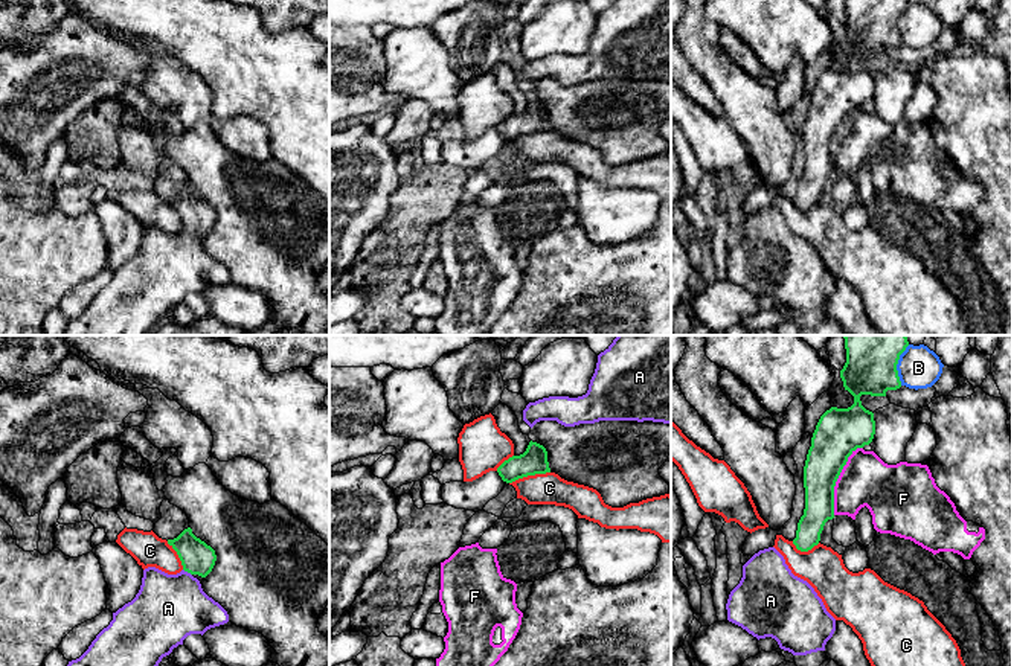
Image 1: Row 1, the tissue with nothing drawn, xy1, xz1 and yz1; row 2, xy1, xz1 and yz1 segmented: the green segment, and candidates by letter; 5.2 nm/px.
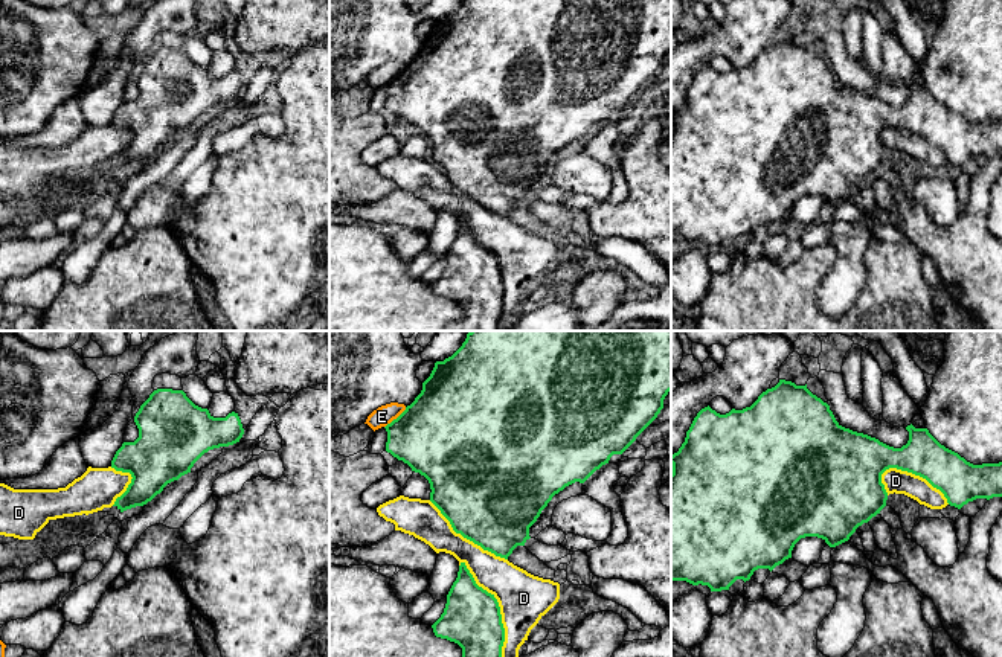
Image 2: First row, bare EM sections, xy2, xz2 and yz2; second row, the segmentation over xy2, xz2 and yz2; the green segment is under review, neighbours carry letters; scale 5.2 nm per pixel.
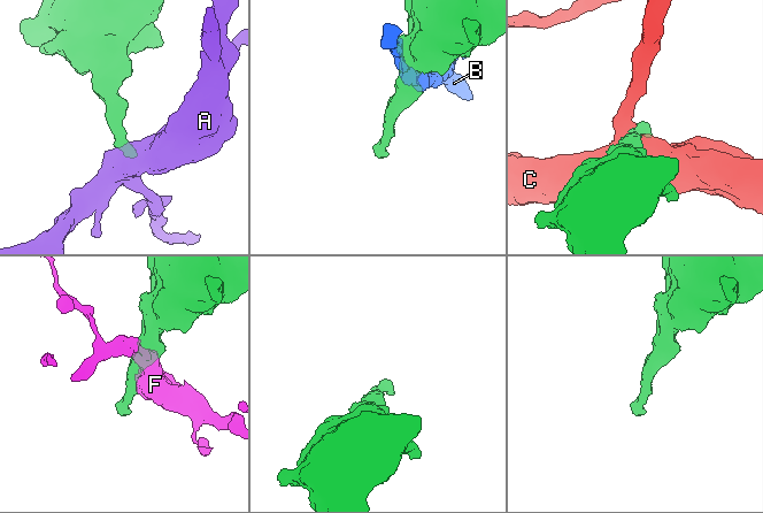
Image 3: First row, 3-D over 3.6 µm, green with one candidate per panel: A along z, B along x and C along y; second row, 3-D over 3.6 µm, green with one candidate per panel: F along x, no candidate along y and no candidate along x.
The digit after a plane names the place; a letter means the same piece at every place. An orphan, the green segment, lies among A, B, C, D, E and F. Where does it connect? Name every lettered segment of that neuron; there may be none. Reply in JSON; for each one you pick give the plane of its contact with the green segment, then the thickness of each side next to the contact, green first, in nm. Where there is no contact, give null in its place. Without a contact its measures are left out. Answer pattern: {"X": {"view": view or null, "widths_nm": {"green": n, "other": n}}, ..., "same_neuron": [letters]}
{"A": {"view": "xy1", "widths_nm": {"green": 180, "other": 360}}, "same_neuron": ["A"]}

